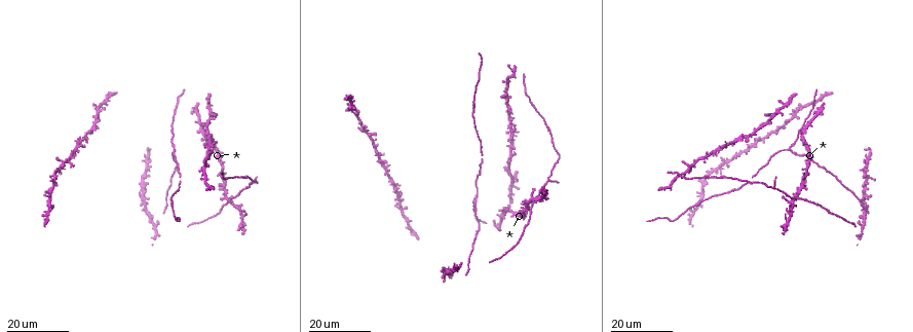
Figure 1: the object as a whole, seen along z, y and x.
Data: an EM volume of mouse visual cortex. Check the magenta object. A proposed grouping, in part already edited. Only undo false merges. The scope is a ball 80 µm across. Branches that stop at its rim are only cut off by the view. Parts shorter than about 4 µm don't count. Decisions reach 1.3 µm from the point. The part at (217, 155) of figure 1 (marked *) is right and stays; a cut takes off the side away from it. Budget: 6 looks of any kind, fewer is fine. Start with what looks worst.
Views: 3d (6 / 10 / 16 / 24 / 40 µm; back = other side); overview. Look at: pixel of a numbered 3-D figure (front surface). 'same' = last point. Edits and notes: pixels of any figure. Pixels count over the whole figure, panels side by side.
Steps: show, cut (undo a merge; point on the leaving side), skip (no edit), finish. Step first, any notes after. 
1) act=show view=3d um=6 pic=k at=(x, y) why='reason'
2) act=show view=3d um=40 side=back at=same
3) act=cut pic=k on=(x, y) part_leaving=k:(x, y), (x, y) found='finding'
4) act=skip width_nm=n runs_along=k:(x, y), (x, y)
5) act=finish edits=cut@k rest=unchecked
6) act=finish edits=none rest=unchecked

act=show view=3d um=24 pic=1 at=(798, 198) why='arms part here'

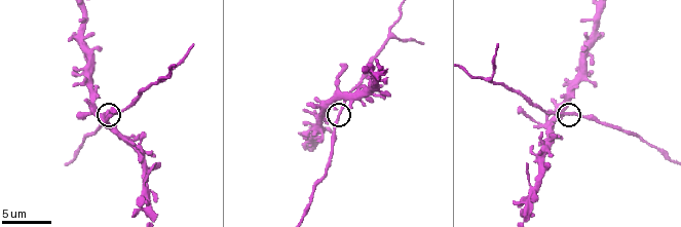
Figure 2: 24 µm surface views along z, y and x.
act=show view=3d um=6 pic=2 at=(343, 108)

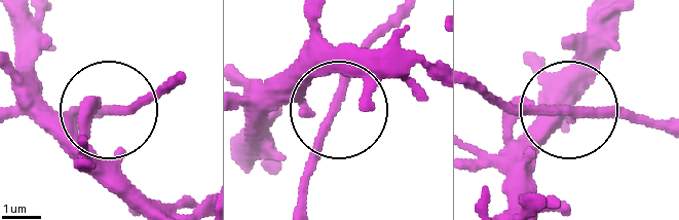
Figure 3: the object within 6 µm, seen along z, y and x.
act=skip runs_along=3:(243, 166), (243, 136), (284, 100), (336, 113), (303, 205) found='continuous, no second neuron'

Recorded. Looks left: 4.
act=show view=3d um=24 pic=1 at=(791, 151) why='three-way junction'

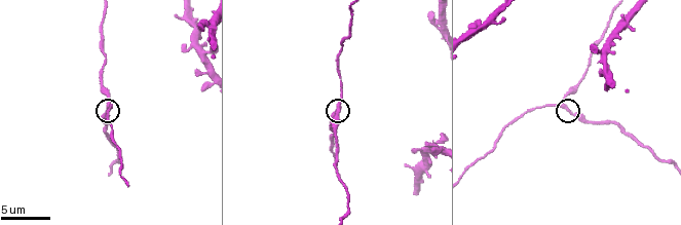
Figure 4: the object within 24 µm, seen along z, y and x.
act=show view=3d um=6 pic=4 at=(563, 105)

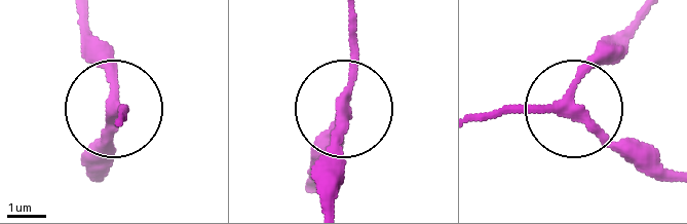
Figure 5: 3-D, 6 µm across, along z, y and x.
act=skip width_nm=230 found='one neuron here'

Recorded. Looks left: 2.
act=show view=3d um=16 pic=1 at=(204, 179)

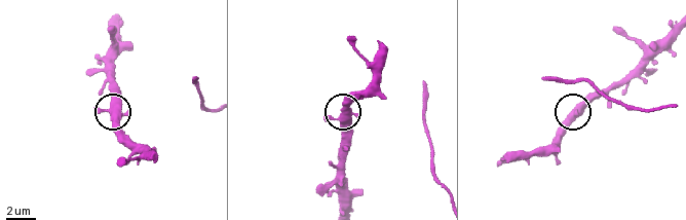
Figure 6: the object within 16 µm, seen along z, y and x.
act=show view=3d um=10 pic=6 at=(114, 115)

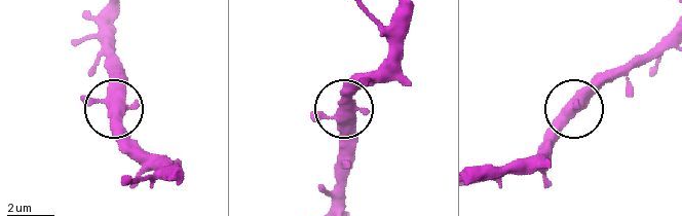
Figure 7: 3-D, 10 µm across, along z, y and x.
act=skip width_nm=420 found='continuous, no second neuron'

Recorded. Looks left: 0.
act=finish edits=none rest=unchecked

